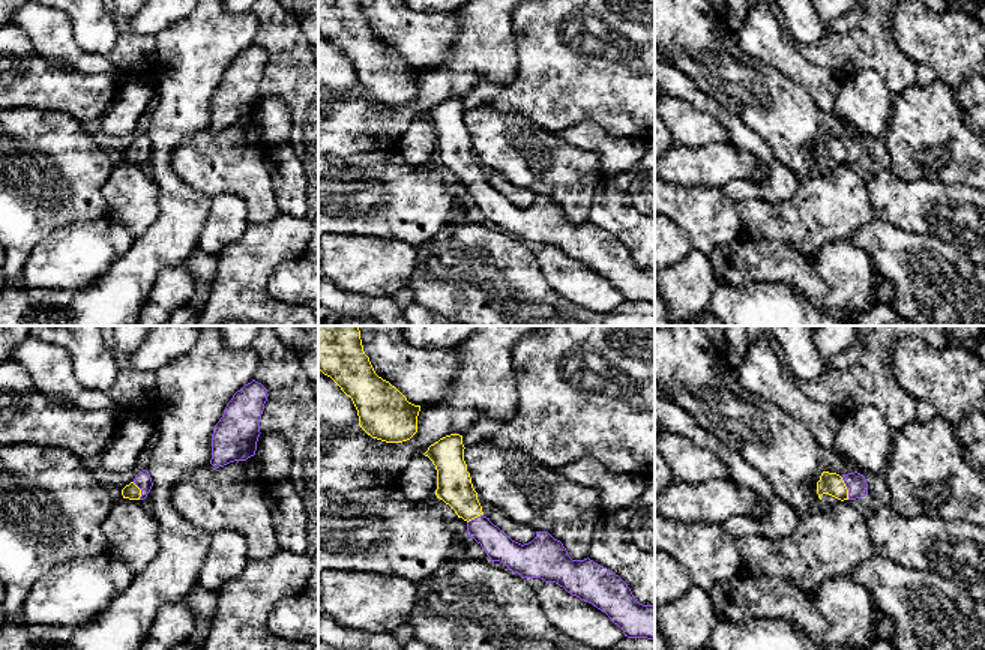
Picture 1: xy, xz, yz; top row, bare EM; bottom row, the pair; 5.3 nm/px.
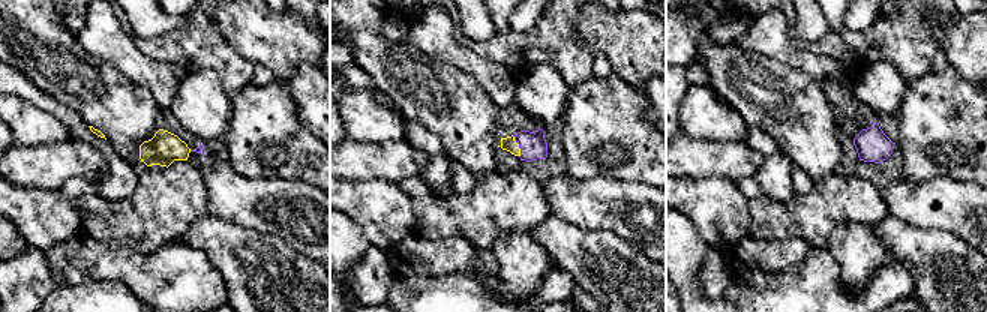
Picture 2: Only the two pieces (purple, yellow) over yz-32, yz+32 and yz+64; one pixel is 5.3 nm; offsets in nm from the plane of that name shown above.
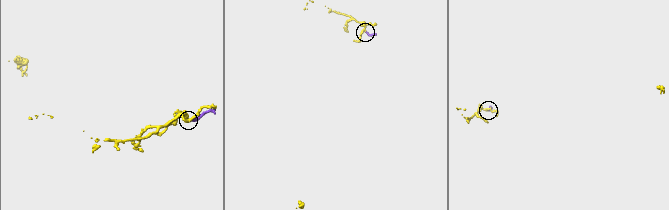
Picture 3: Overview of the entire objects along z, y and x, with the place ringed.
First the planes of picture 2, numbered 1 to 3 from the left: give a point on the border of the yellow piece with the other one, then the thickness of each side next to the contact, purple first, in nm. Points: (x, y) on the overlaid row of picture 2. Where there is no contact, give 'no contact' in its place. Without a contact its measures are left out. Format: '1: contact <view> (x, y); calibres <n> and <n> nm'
1: no contact
2: contact yz+32 (519, 146); calibres 150 and 70 nm
3: no contact

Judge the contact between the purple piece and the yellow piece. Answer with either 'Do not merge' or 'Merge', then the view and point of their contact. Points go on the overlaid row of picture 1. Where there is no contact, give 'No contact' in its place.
Merge. Touches purple at yz (847, 488)

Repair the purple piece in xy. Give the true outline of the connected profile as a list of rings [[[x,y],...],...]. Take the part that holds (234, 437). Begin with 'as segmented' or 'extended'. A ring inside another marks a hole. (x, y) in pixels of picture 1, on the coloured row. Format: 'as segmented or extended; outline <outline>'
as segmented; outline [[[255,380],[233,395],[212,434],[210,464],[215,468],[255,455],[267,396],[267,389]]]

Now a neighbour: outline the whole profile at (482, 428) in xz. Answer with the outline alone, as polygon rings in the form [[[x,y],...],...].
[[[482,417],[470,426],[470,429],[462,435],[464,447],[473,446],[483,441],[486,437],[496,434],[503,426],[503,422]]]

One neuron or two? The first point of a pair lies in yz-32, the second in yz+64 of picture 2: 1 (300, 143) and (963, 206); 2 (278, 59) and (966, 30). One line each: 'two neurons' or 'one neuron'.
1: two neurons
2: one neuron

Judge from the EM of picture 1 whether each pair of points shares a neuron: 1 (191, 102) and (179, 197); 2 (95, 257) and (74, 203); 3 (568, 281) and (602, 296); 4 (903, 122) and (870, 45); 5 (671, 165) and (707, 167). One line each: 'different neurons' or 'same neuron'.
1: same neuron
2: different neurons
3: same neuron
4: different neurons
5: same neuron

